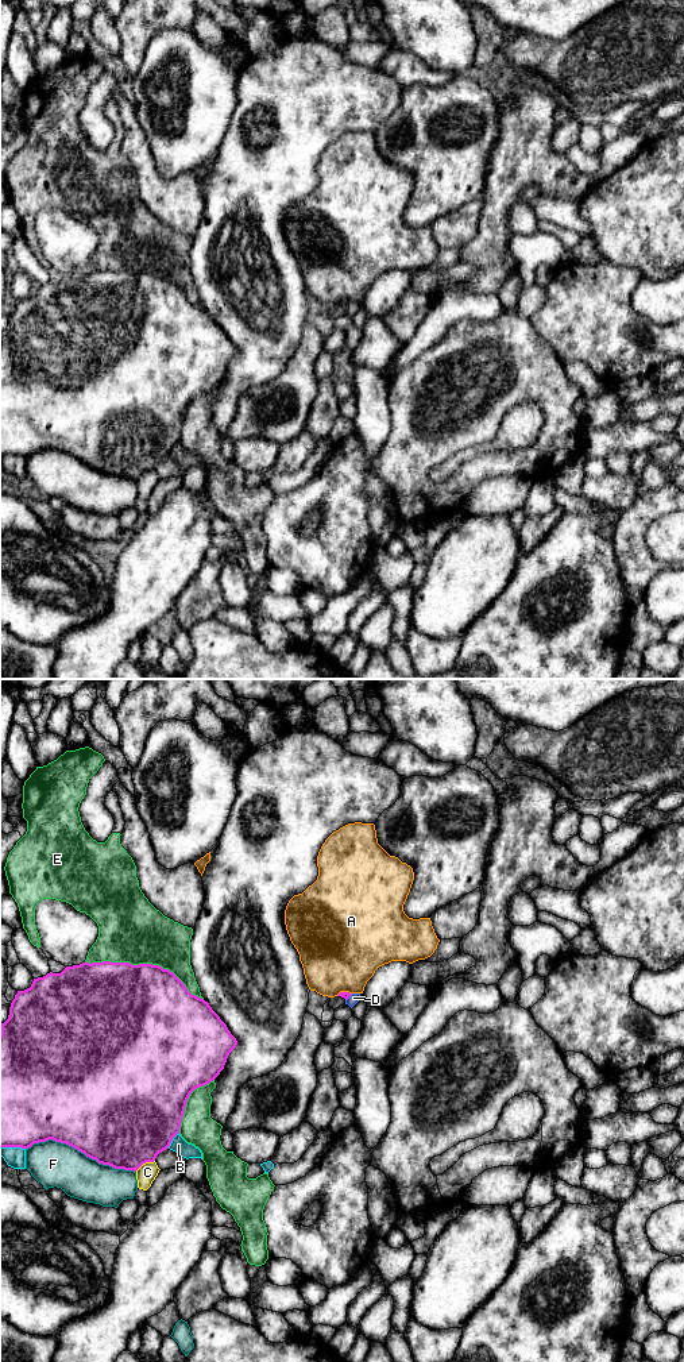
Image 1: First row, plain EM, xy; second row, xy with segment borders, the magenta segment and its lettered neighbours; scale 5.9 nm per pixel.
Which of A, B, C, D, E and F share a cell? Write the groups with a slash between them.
A / B / C / D / E / F

